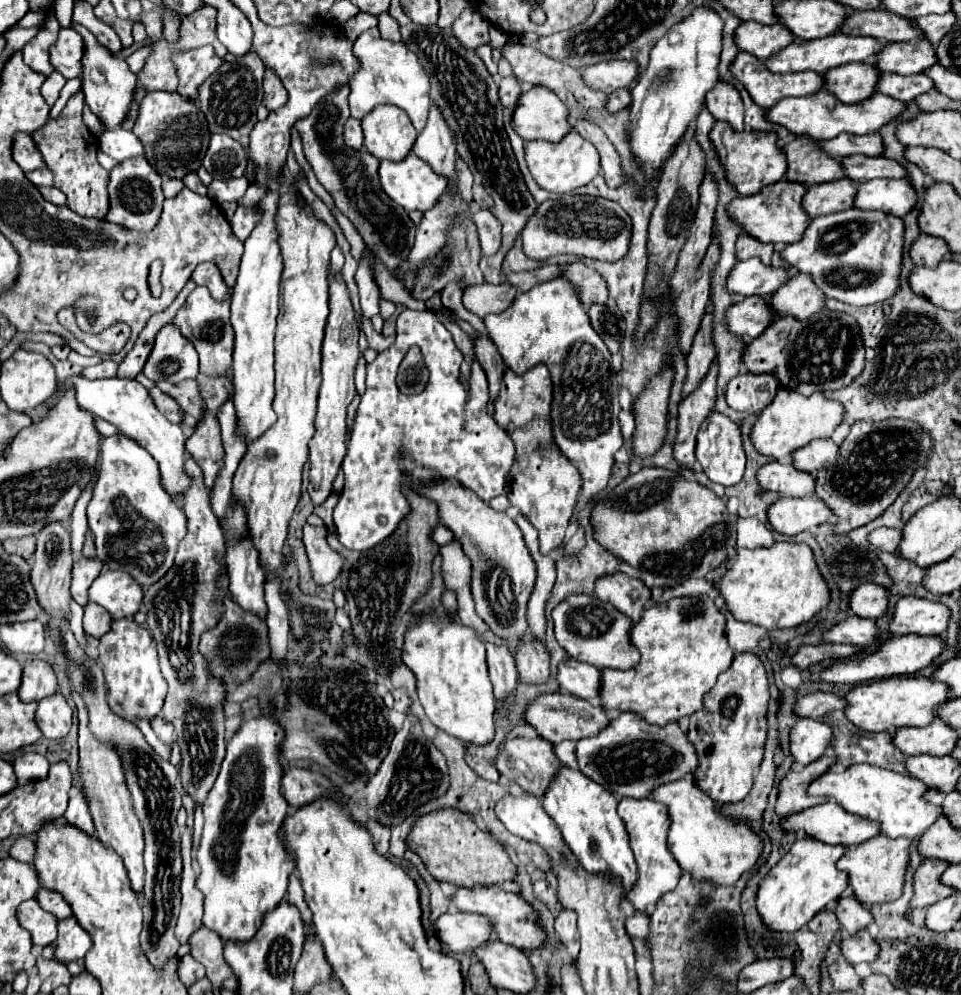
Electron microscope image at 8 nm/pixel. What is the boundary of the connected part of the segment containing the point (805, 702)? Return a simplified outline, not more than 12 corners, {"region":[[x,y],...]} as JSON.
{"region":[[815,692],[797,700],[801,718],[821,718],[845,708],[845,698]]}

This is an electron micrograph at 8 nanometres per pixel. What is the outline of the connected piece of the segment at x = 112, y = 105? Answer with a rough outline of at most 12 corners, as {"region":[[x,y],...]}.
{"region":[[95,36],[83,42],[81,90],[105,128],[131,106],[137,74]]}

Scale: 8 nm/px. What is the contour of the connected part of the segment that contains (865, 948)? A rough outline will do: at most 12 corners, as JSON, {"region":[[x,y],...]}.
{"region":[[867,930],[841,940],[851,964],[873,962],[881,948]]}

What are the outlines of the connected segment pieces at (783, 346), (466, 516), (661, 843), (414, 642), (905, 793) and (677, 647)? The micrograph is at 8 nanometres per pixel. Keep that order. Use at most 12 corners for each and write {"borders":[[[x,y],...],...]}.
{"borders":[[[847,314],[777,318],[747,344],[751,374],[813,394],[865,368]],[[457,482],[437,502],[473,562],[477,614],[499,638],[527,634],[537,572],[519,526]],[[623,798],[639,880],[627,900],[645,910],[681,868],[667,850],[669,814],[657,800]],[[427,614],[401,658],[431,724],[495,738],[485,644]],[[871,764],[829,770],[811,796],[919,838],[943,814],[913,776]],[[711,596],[649,606],[601,704],[669,724],[735,658]]]}

